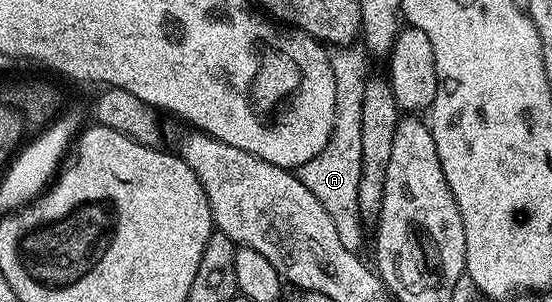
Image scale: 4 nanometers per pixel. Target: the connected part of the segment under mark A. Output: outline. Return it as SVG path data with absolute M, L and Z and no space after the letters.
M356 47L339 48L331 55L336 99L334 102L333 134L325 150L295 170L303 186L312 191L333 220L345 250L358 253L363 244L363 219L359 215L357 186L361 176L361 109L365 96L365 82L369 75L364 53Z

